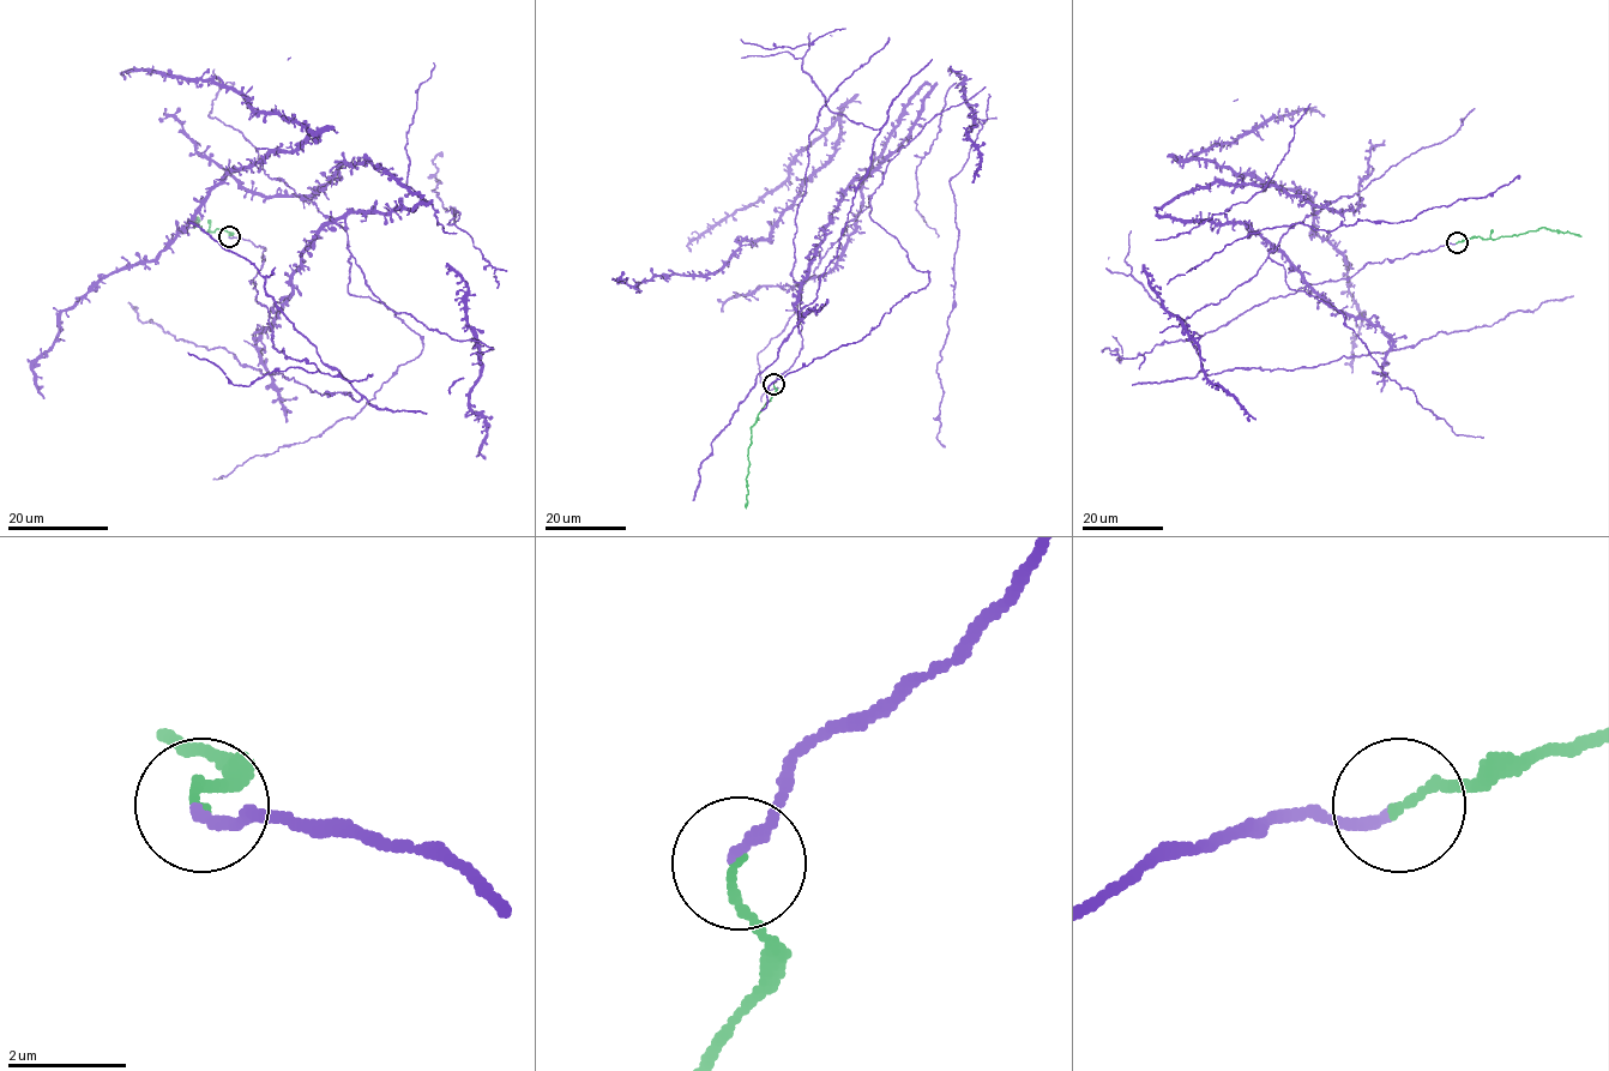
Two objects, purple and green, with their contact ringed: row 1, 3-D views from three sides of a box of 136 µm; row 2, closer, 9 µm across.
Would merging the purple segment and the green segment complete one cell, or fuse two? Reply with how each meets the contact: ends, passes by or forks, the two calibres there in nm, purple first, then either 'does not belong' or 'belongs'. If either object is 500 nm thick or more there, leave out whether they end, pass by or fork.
purple ends; green ends; calibres 180 and 150 nm; belongs

